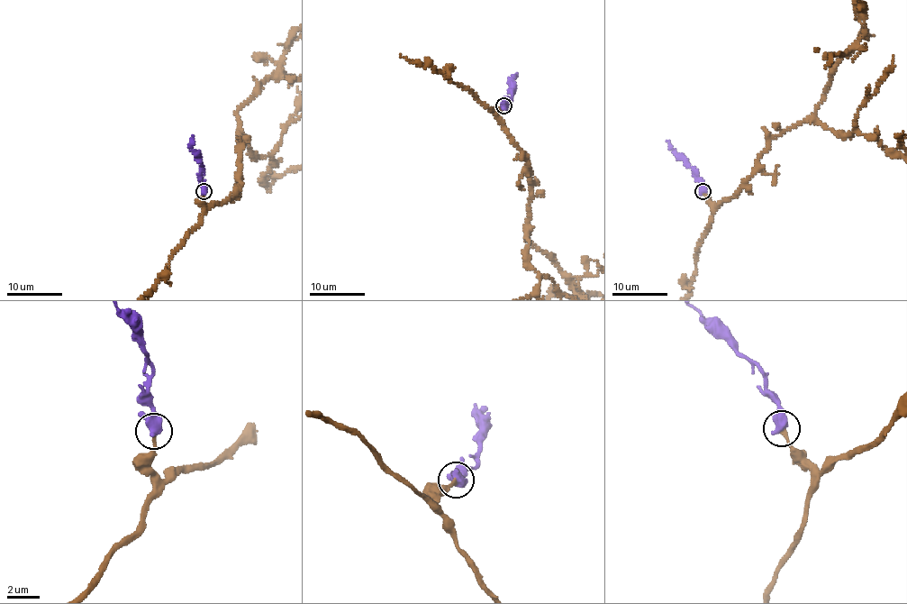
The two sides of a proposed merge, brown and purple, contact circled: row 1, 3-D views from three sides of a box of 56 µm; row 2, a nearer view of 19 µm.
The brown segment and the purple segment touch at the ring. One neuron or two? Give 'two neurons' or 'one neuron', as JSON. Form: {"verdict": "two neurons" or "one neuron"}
{"verdict": "one neuron"}

